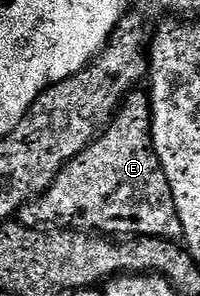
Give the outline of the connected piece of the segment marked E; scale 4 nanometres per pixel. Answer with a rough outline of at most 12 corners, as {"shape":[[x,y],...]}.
{"shape":[[152,98],[113,117],[19,224],[116,239],[184,228]]}

